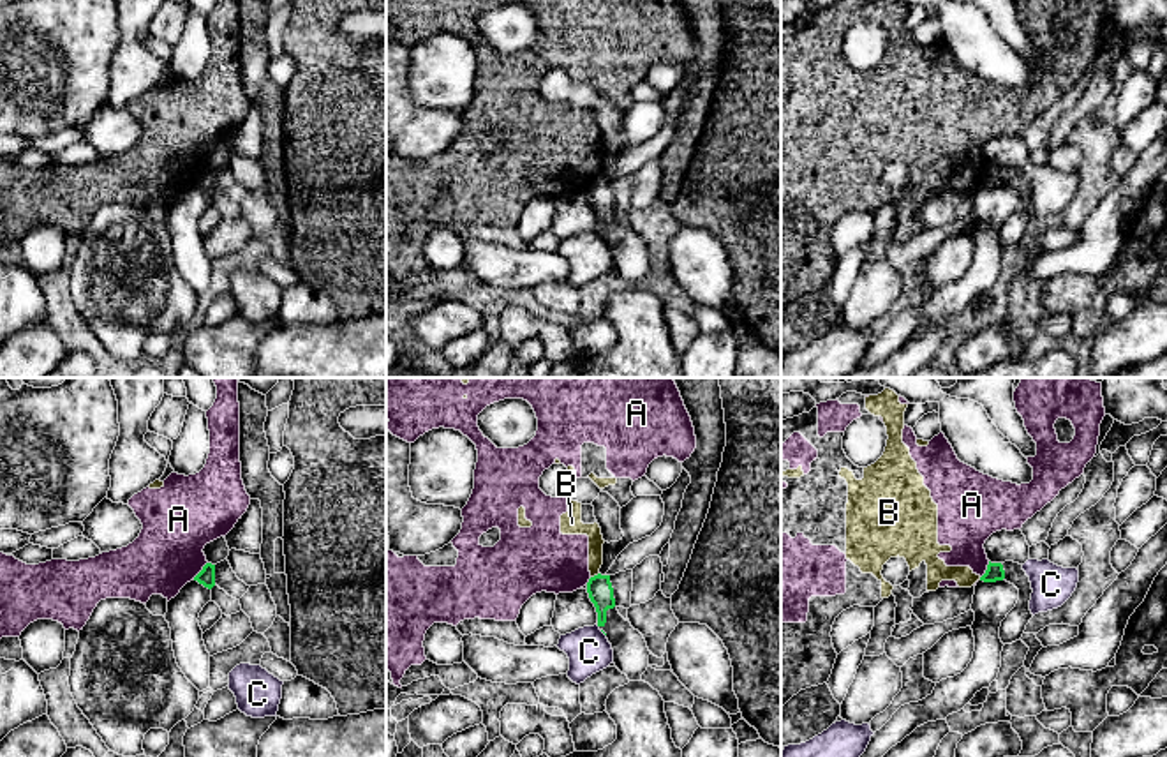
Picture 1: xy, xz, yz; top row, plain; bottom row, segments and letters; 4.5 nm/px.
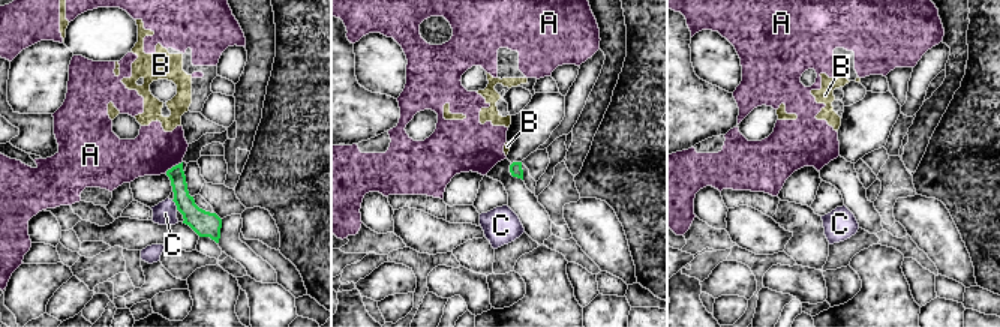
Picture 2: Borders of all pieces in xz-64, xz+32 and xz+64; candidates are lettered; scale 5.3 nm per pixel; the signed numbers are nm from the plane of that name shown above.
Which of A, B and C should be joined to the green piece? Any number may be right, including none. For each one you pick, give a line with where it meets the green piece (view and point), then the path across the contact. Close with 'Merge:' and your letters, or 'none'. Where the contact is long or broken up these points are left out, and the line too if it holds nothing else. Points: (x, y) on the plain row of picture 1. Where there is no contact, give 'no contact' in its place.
Merge: none

